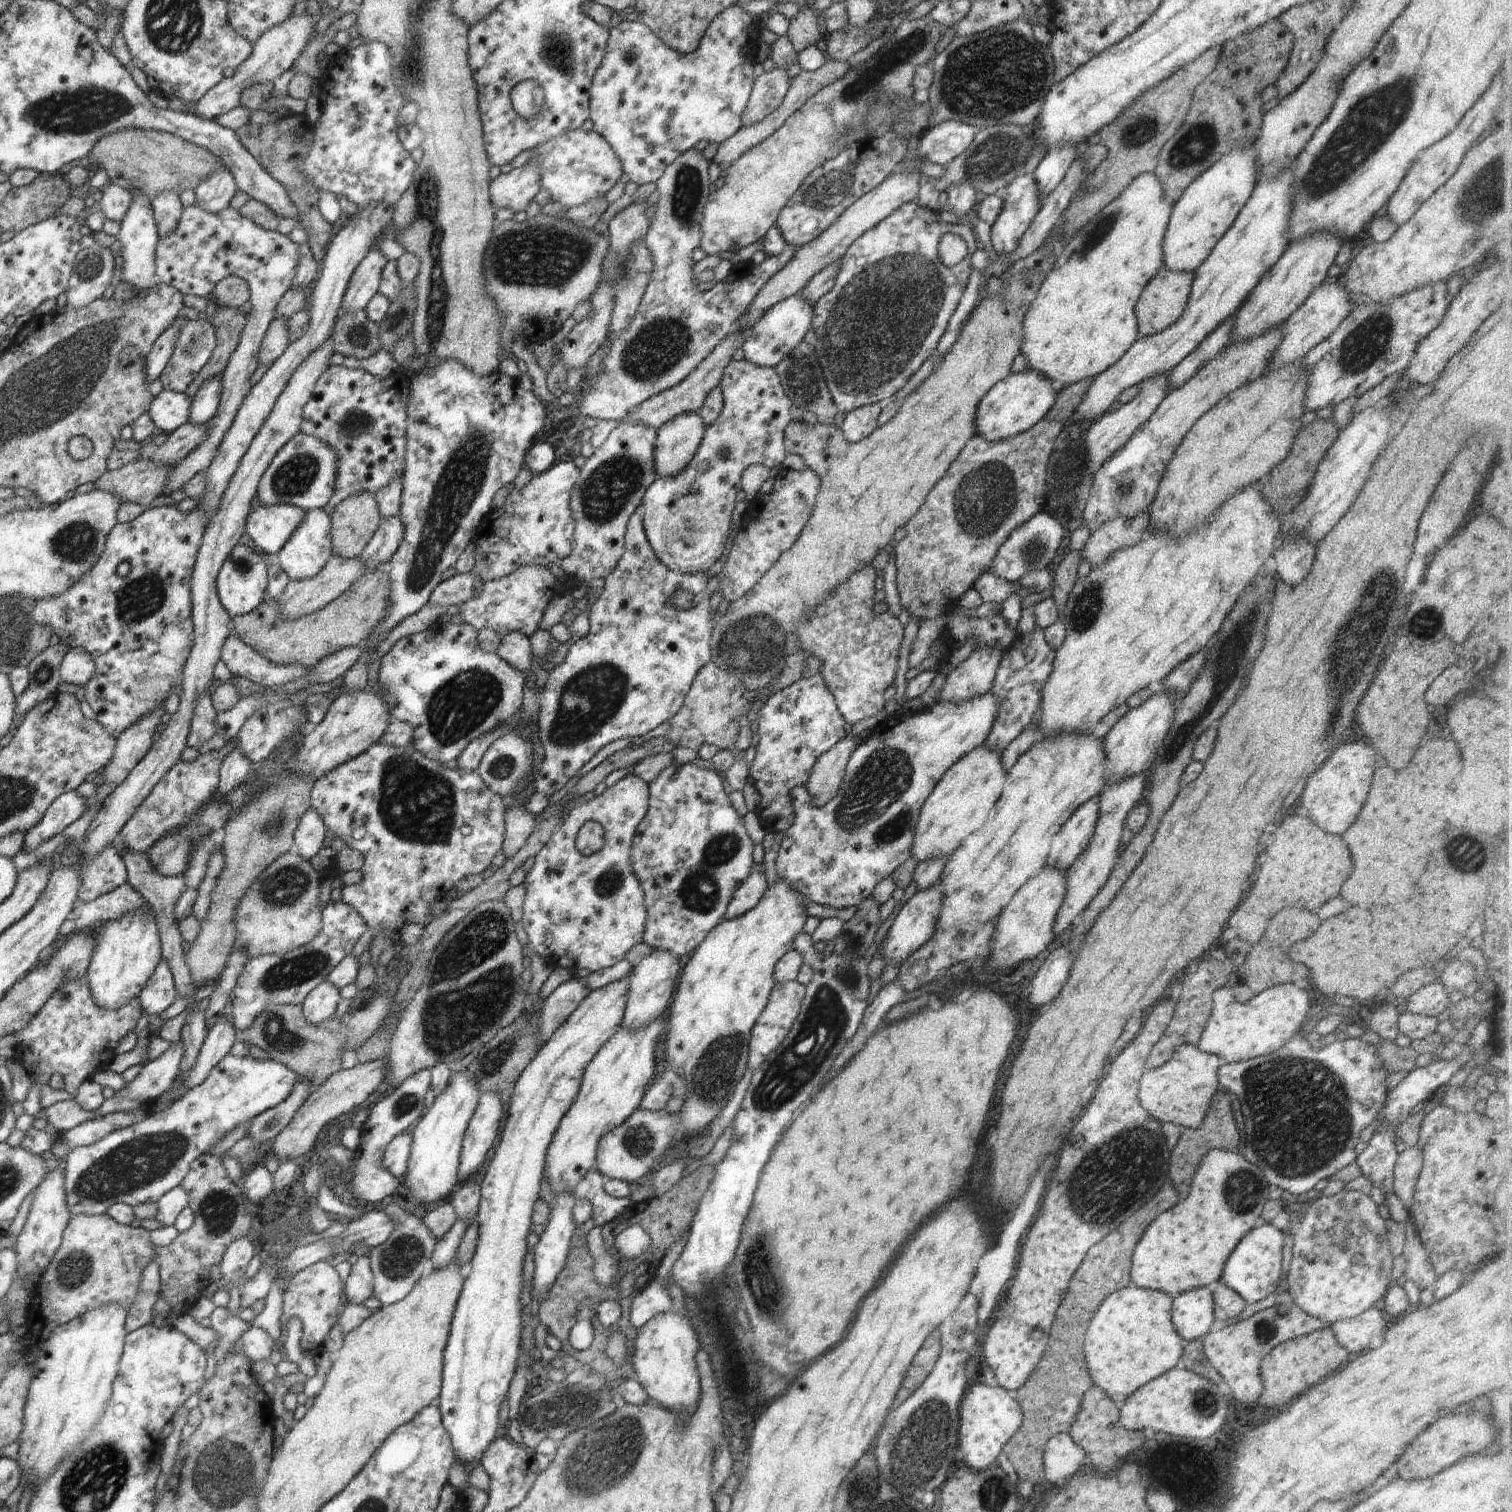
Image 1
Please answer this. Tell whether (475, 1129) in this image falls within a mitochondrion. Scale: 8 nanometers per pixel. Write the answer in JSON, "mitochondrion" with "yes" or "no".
{"mitochondrion":"no"}

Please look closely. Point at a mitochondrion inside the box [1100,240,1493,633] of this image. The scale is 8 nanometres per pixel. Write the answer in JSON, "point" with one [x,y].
{"point":[1363,345]}

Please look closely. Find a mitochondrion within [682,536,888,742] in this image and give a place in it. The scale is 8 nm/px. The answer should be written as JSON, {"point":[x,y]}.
{"point":[753,645]}

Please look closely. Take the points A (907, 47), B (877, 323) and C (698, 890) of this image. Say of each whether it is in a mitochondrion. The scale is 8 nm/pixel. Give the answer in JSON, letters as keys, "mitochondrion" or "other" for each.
{"A":"mitochondrion","B":"mitochondrion","C":"mitochondrion"}

